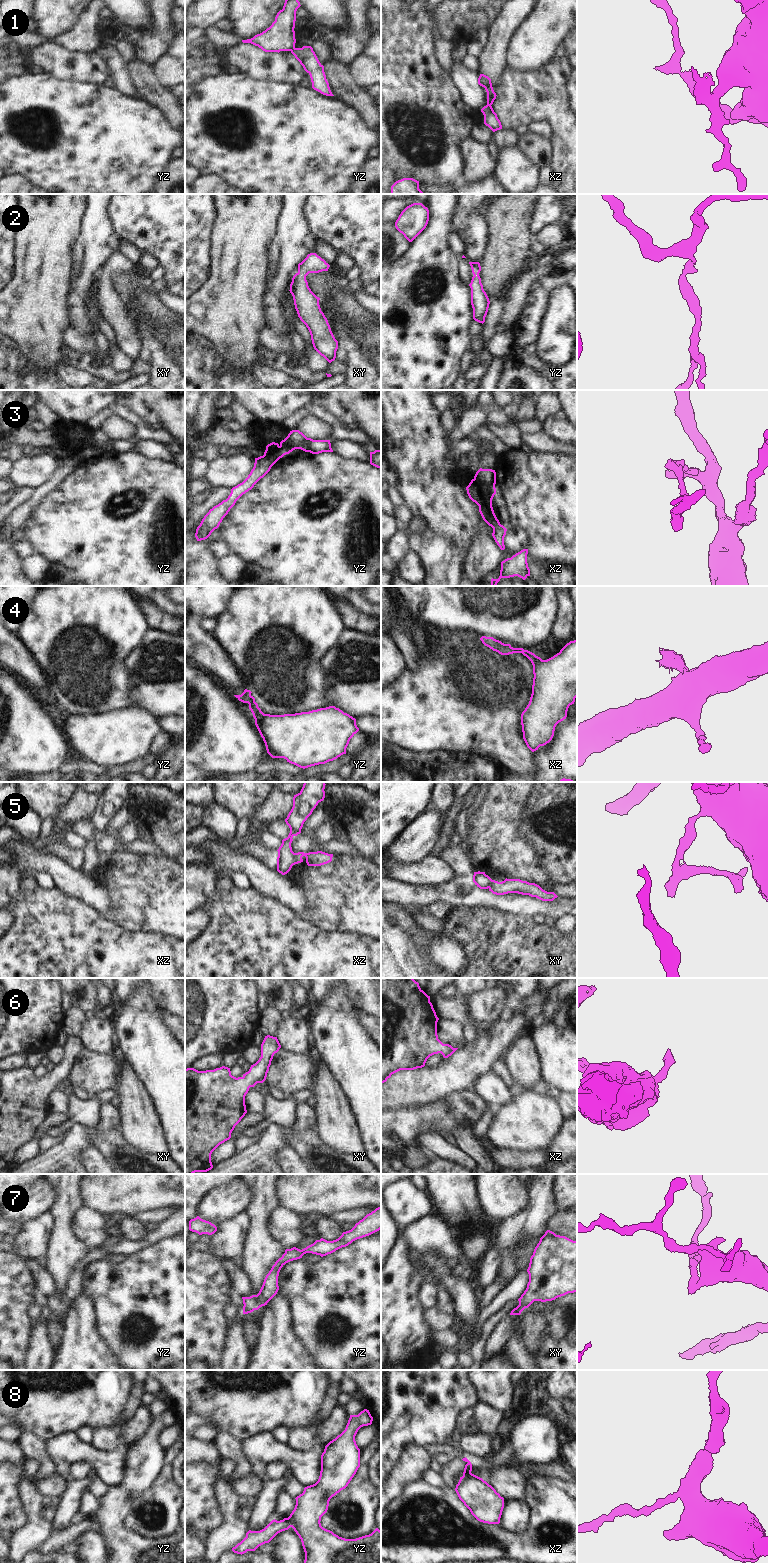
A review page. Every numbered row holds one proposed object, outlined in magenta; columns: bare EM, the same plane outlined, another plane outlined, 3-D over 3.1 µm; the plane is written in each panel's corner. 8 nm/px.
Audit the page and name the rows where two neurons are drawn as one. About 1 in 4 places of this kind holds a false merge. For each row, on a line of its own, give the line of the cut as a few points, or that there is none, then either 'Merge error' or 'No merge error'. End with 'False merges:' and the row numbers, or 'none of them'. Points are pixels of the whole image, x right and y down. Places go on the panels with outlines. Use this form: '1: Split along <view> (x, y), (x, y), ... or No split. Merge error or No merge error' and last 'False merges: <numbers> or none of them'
1: Split along yz (294, 47), (290, 50). Merge error
2: No split. No merge error
3: Split along xz (474, 478), (488, 486), (494, 486). Merge error
4: Split along yz (265, 714), (255, 719). Merge error
5: Split along xz (294, 853), (294, 859), (297, 863). Merge error
6: No split. No merge error
7: No split. No merge error
8: Split along yz (287, 1518), (291, 1526). Merge error
False merges: 1, 3, 4, 5, 8

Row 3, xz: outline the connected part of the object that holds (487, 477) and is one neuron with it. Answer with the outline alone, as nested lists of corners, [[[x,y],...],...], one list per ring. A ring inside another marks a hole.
[[[480,468],[475,476],[474,479],[481,482],[482,484],[491,487],[495,486],[496,484],[496,472],[492,469],[482,469]]]

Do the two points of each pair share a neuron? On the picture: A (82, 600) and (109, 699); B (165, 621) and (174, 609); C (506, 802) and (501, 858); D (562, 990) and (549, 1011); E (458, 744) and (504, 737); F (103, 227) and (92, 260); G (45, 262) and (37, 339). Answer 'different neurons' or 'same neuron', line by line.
A: same neuron
B: different neurons
C: same neuron
D: same neuron
E: same neuron
F: same neuron
G: same neuron

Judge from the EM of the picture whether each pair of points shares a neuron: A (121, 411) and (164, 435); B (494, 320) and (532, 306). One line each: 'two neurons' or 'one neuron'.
A: one neuron
B: two neurons

